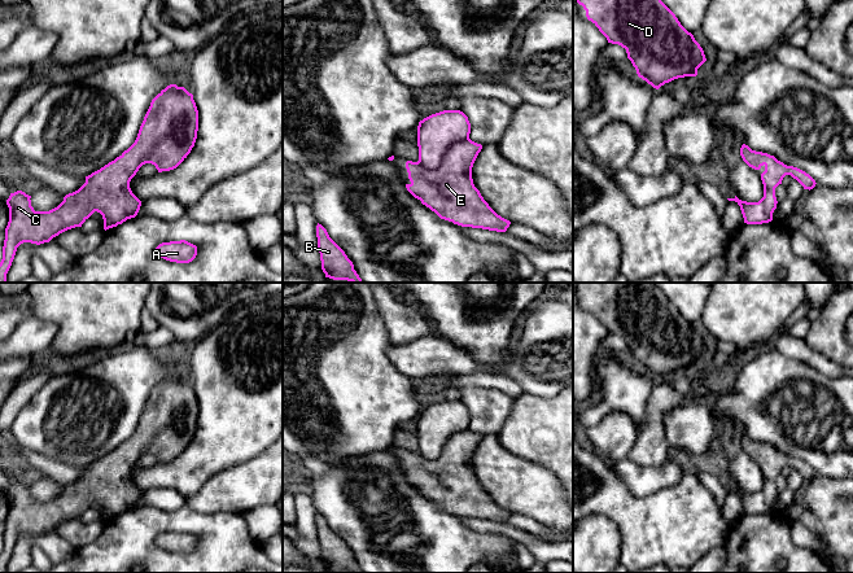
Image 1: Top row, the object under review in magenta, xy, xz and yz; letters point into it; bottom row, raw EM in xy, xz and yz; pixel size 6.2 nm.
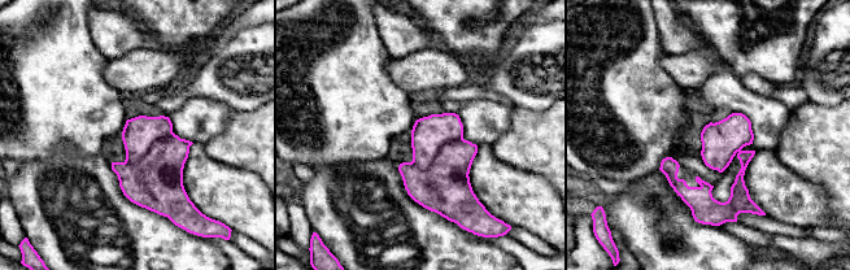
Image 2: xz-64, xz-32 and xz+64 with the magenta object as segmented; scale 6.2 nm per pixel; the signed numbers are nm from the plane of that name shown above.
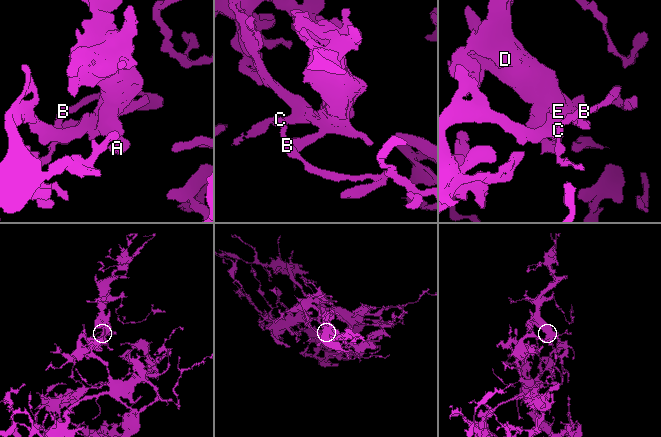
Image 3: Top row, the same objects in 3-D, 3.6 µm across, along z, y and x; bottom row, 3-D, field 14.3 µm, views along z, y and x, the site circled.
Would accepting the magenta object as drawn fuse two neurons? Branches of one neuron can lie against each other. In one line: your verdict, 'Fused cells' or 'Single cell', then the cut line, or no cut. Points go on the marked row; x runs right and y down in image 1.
Single cell. No split

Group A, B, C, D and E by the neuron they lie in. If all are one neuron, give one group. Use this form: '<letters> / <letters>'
A B C D E

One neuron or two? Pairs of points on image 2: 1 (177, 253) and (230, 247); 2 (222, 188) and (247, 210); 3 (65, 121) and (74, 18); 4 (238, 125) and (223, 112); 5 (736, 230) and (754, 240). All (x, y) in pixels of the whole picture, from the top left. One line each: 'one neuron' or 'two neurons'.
1: two neurons
2: one neuron
3: one neuron
4: two neurons
5: one neuron

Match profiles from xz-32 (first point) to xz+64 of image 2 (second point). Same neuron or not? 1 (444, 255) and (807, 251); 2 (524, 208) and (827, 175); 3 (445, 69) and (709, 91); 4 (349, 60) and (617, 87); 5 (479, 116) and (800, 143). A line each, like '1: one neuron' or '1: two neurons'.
1: two neurons
2: two neurons
3: two neurons
4: one neuron
5: two neurons

